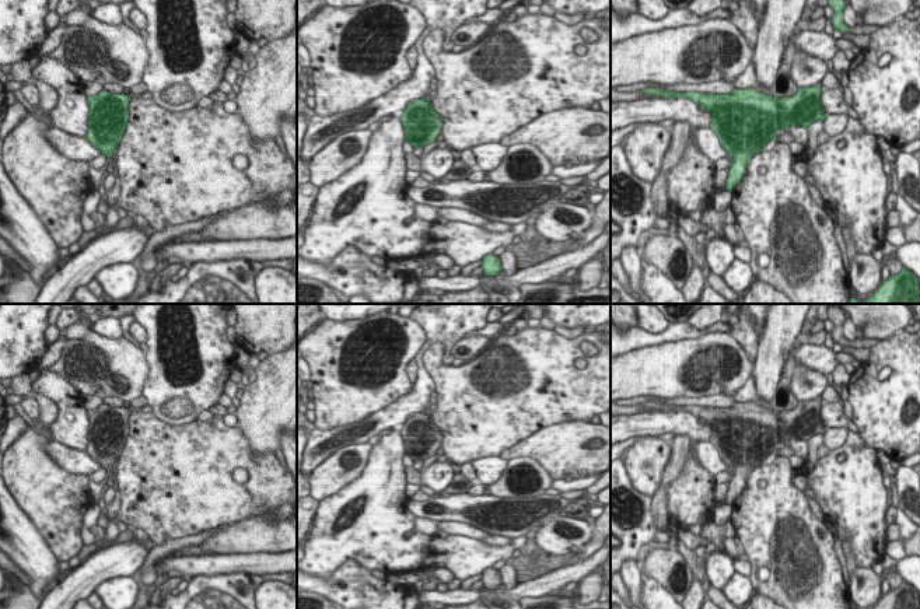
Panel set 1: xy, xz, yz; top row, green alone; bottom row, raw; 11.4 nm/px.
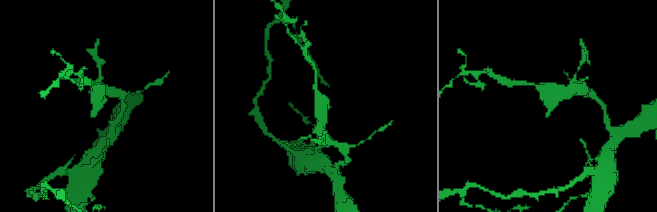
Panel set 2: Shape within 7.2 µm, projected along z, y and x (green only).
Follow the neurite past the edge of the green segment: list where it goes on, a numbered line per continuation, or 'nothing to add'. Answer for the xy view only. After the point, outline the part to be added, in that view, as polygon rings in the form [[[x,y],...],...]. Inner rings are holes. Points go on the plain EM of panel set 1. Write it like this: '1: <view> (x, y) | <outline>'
nothing to add

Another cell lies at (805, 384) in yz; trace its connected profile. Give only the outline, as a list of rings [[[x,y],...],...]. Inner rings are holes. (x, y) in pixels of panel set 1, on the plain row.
[[[795,364],[791,378],[791,392],[798,402],[821,399],[826,385],[826,375]]]

